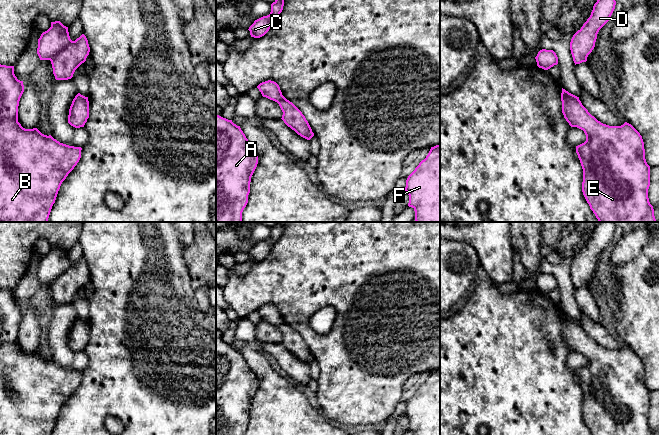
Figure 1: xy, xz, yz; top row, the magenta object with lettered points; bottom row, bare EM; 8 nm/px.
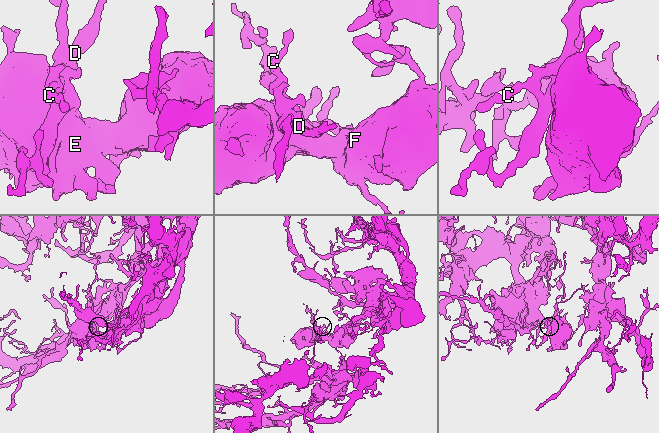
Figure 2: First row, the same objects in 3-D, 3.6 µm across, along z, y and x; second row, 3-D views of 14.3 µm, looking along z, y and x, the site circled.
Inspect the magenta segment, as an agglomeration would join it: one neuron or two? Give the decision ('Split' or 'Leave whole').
Leave whole

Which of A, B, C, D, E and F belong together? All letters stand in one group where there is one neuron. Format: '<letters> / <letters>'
A B C D E F

